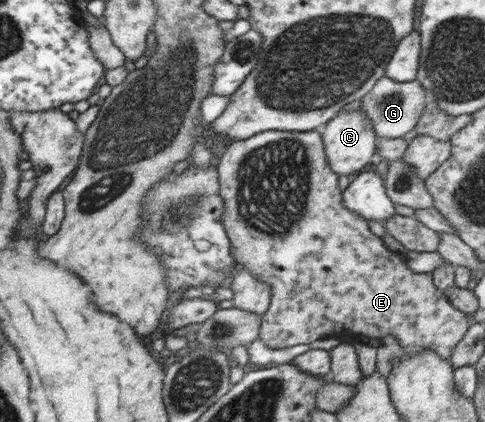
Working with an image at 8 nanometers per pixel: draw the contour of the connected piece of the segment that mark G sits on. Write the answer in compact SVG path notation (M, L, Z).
M380 78L374 82L372 90L360 98L361 110L371 119L372 126L380 138L398 138L410 132L418 122L418 116L424 110L424 104L429 100L419 83L414 81L396 82L390 78Z

